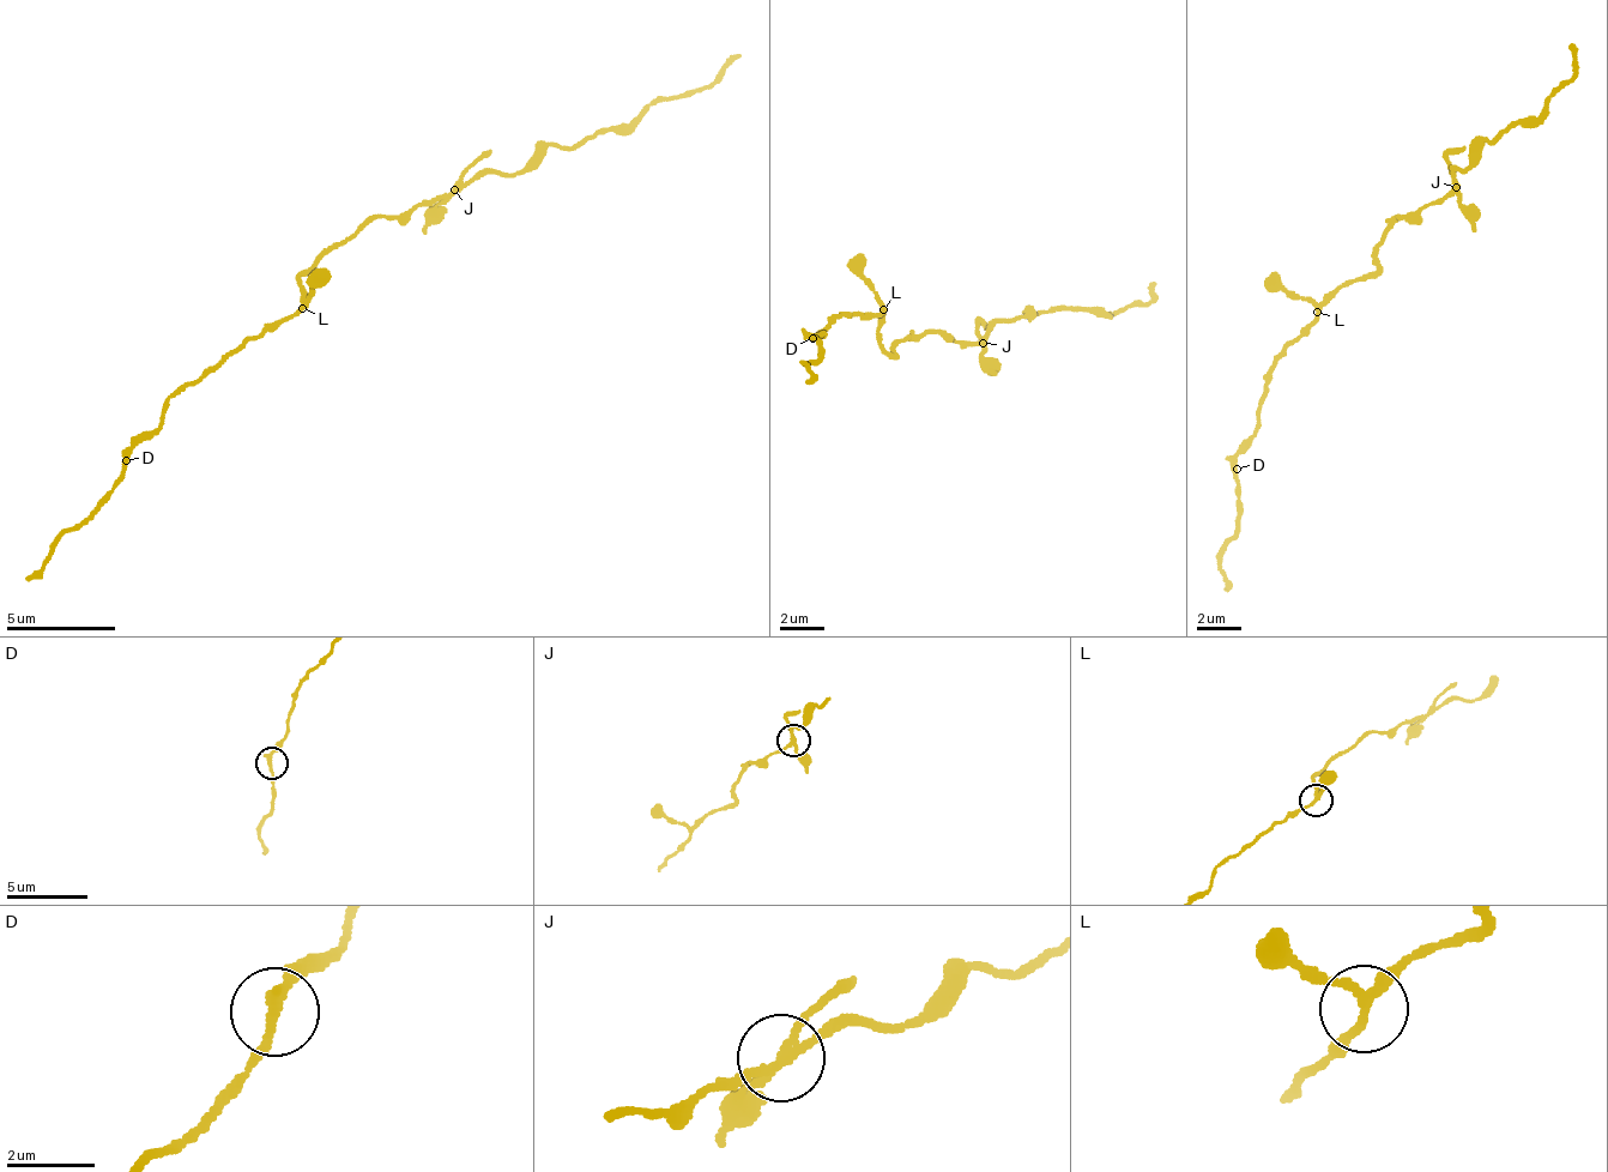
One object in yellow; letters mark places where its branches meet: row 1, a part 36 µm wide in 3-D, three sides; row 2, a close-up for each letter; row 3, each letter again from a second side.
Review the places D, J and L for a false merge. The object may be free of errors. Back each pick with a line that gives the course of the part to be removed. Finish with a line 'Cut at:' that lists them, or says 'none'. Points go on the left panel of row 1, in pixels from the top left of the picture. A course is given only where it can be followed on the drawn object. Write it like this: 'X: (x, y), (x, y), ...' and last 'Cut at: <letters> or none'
J: (454, 191), (491, 147)
Cut at: J

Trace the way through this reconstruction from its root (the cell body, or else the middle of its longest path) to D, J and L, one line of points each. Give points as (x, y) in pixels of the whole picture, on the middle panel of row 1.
D: (896, 338), (889, 355), (881, 315), (832, 313), (823, 333), (810, 332), (812, 338)
J: (896, 338), (949, 334), (951, 340), (983, 342)
L: (896, 338), (889, 355), (881, 332), (887, 321), (883, 309)

